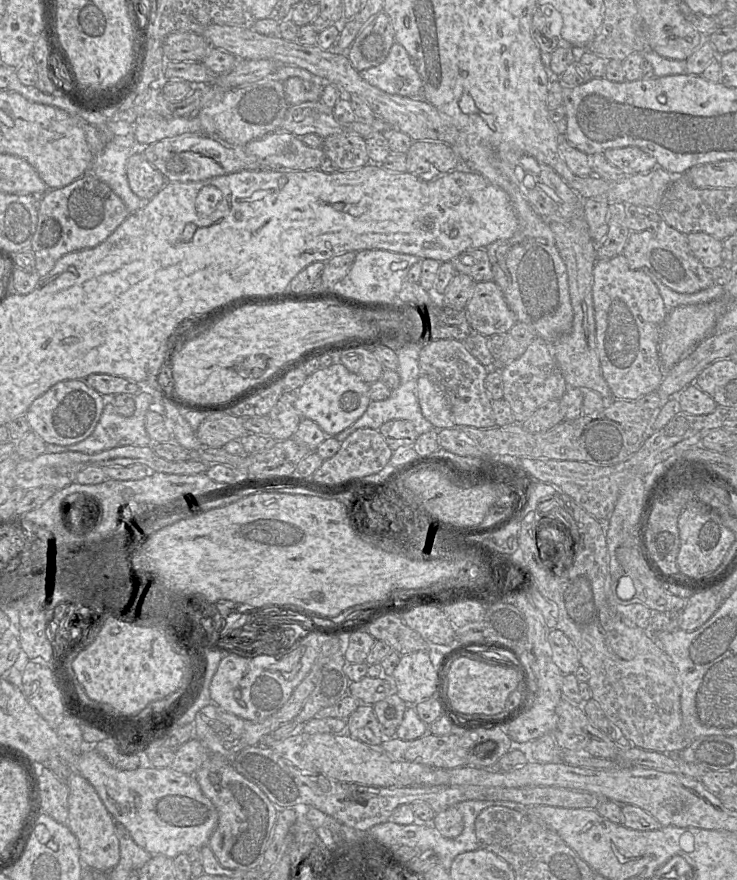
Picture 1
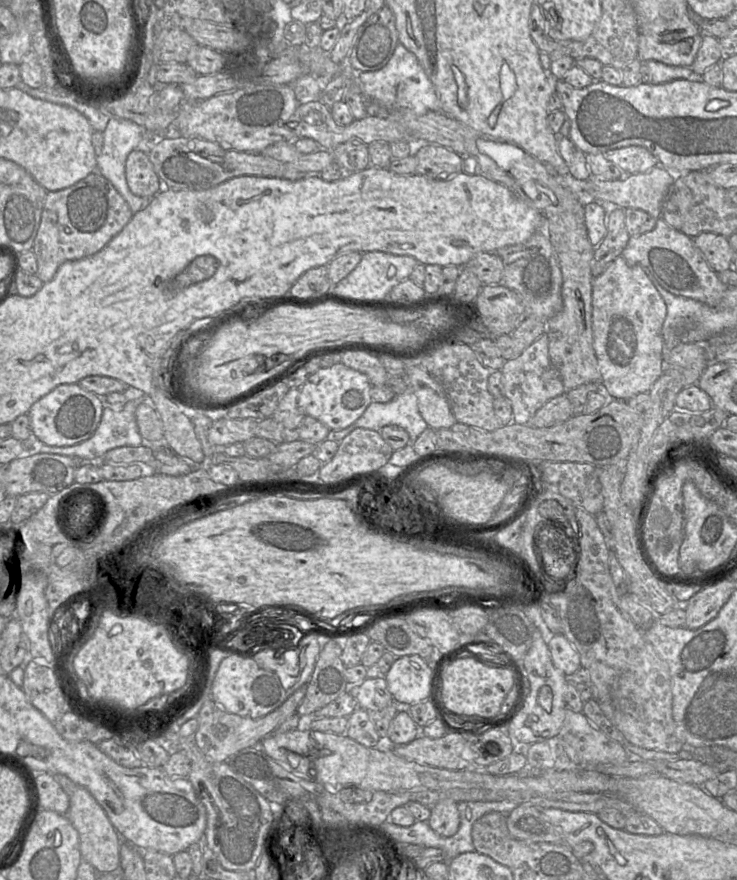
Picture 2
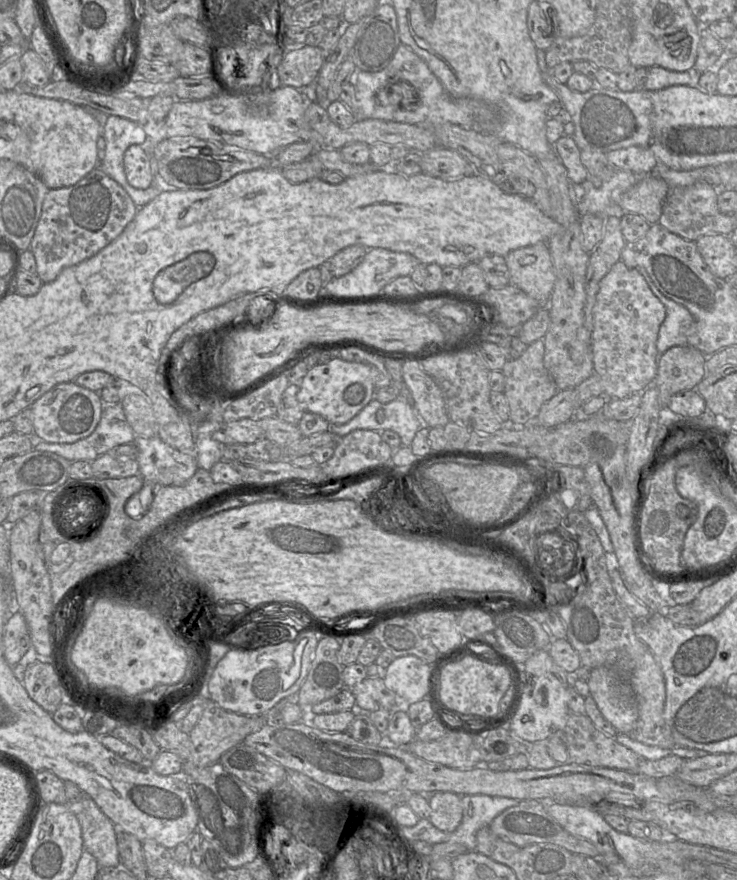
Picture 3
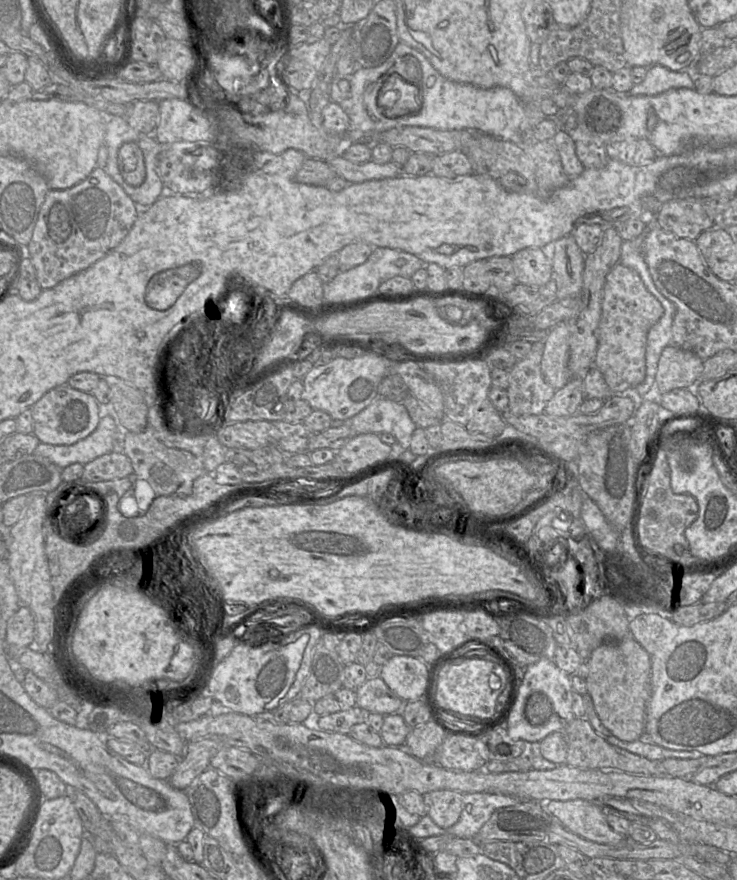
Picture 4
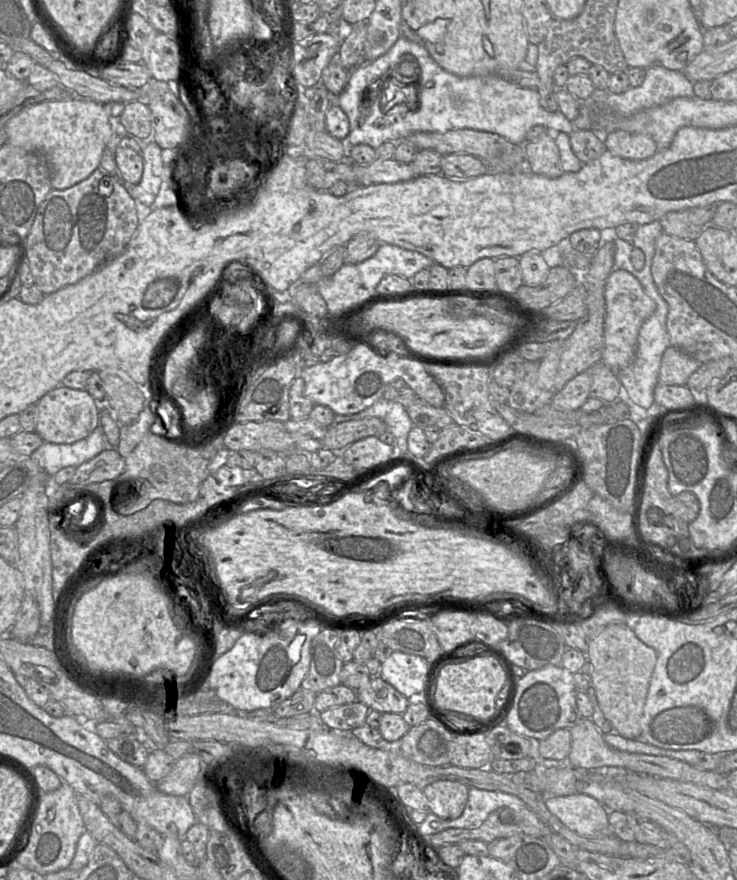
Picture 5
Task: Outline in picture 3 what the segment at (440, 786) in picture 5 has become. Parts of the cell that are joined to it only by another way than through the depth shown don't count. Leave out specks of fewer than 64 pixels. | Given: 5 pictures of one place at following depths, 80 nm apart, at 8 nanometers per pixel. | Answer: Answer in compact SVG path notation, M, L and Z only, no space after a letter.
M436 792L428 796L429 821L443 832L453 832L463 814L462 797L453 792Z

